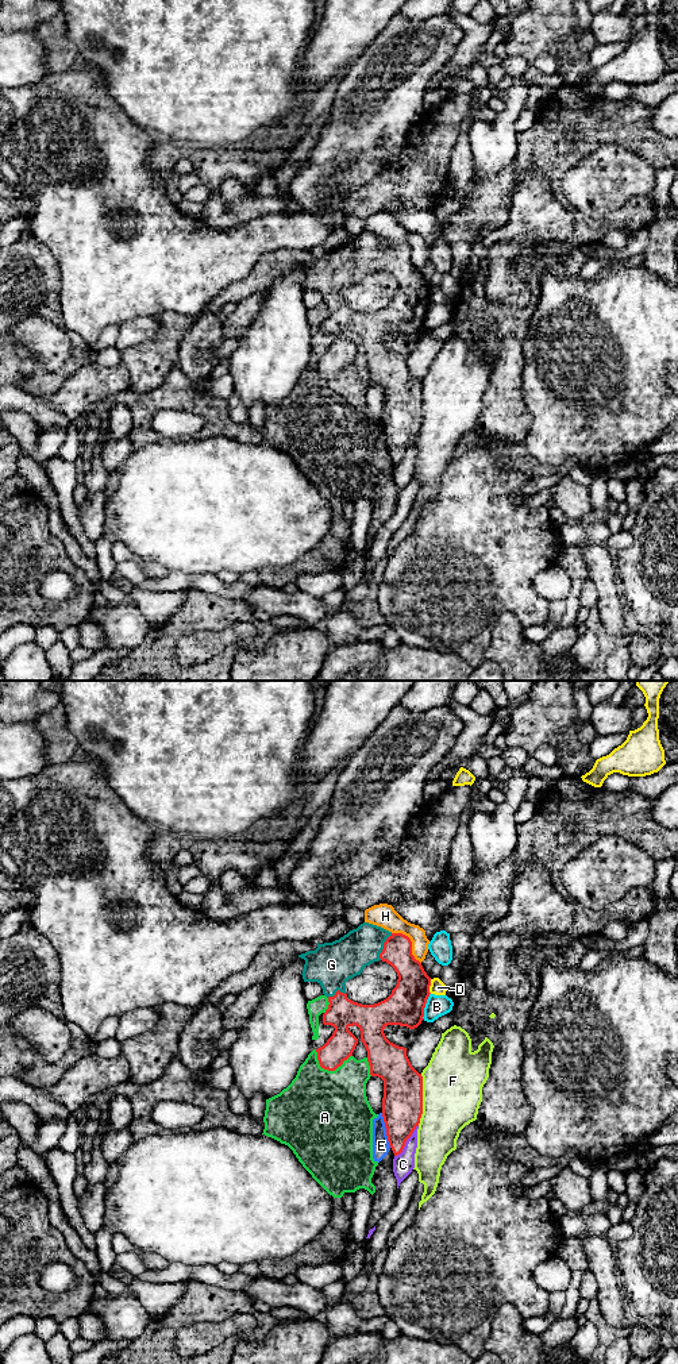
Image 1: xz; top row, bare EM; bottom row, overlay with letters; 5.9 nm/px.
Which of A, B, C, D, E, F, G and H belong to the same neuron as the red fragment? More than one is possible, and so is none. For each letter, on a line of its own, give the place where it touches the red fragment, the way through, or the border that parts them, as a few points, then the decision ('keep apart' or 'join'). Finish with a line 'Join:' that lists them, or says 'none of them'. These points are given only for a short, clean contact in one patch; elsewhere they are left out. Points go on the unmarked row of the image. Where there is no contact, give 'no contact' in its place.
A: meets red in xz at (328, 378); keep apart
B: meets red in xz at (424, 315); keep apart
C: meets red in xz at (405, 450); keep apart
D: meets red in xz at (430, 293); keep apart
E: meets red in xz at (386, 439); keep apart
F: meets red in xz at (422, 408); keep apart
G: meets red in xz at (384, 255); join
H: meets red in xz at (411, 251); keep apart
Join: G

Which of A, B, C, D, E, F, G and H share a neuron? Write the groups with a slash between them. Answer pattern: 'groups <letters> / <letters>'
groups A E / B / C / D / F / G / H

